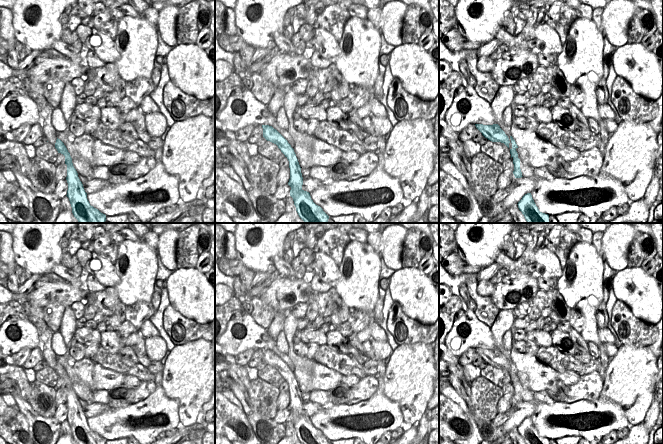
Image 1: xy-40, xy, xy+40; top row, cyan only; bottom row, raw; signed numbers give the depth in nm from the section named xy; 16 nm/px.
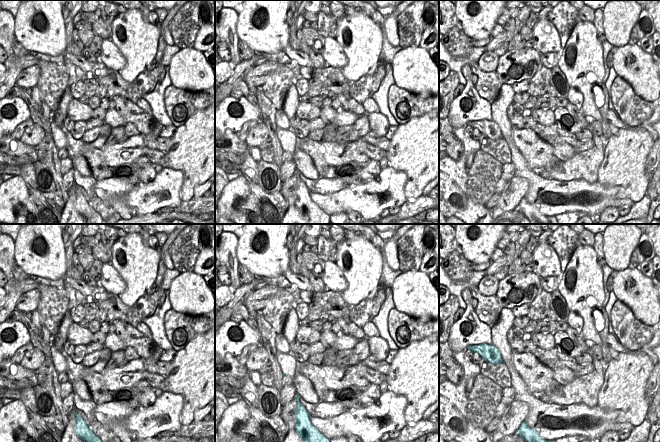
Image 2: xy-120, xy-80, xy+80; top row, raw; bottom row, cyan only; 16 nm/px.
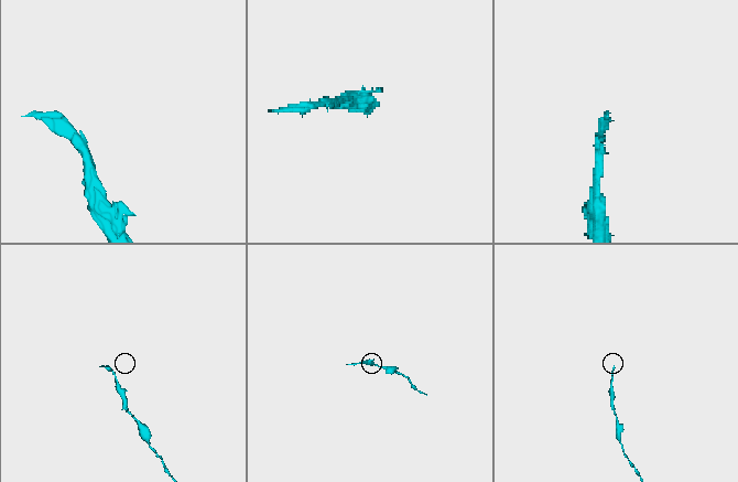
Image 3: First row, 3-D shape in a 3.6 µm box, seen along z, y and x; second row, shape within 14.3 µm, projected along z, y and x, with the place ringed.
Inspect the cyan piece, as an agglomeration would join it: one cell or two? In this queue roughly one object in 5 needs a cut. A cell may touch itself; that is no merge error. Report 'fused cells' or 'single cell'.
single cell

